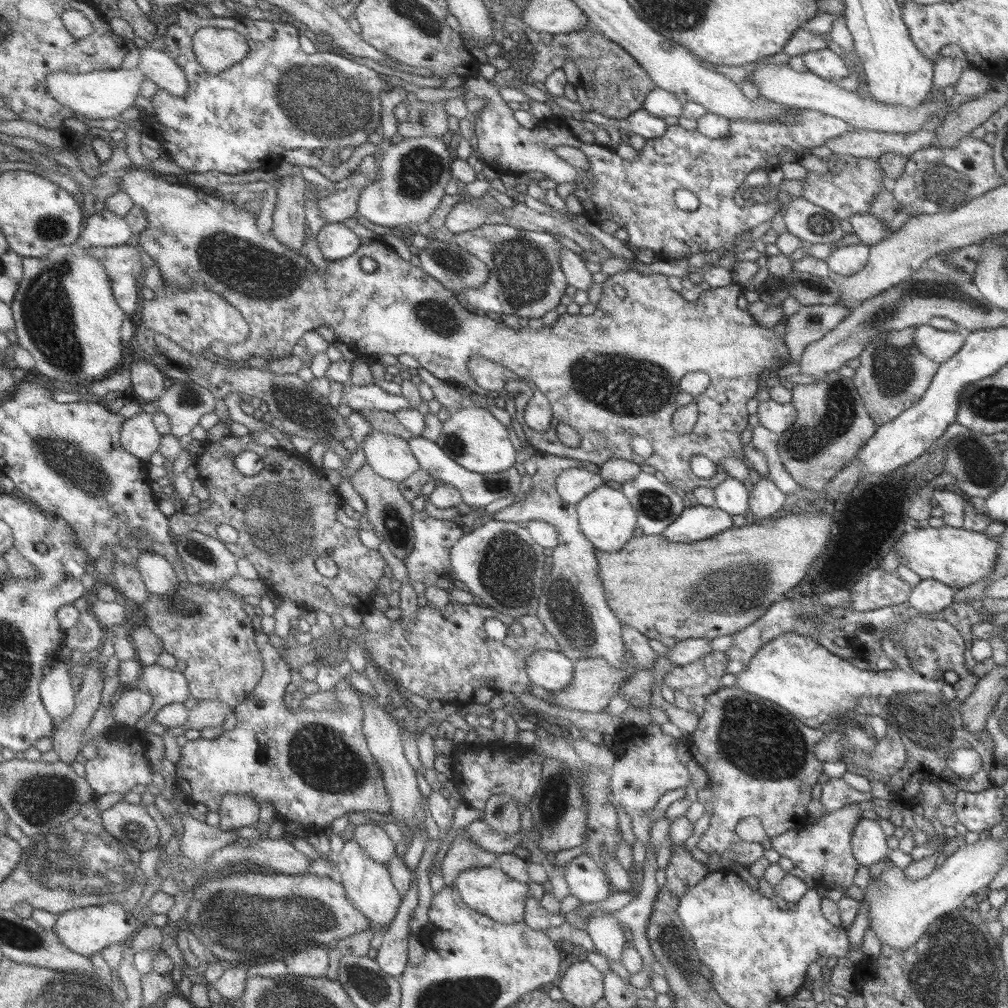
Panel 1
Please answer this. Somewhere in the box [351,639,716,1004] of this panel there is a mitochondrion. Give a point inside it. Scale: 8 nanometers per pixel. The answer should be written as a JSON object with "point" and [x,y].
{"point":[552,797]}

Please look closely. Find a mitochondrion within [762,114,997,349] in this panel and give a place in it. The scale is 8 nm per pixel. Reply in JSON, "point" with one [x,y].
{"point":[941,184]}

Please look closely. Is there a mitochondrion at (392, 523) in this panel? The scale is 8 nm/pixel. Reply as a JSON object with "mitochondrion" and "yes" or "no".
{"mitochondrion":"yes"}

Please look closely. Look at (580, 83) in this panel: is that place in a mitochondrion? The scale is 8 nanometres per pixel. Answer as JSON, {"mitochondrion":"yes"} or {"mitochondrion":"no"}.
{"mitochondrion":"no"}

